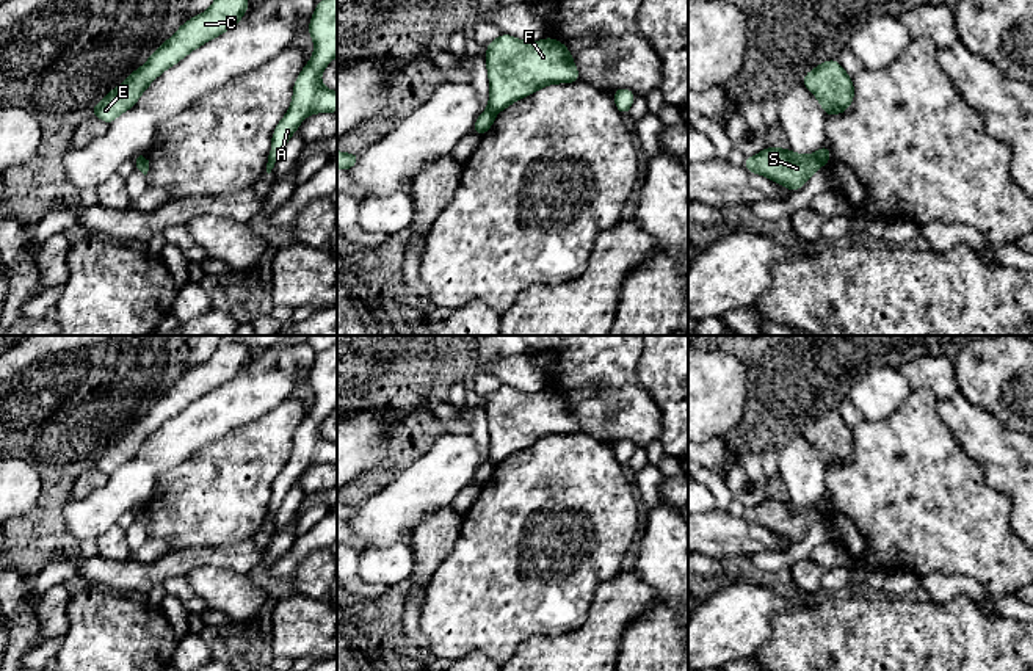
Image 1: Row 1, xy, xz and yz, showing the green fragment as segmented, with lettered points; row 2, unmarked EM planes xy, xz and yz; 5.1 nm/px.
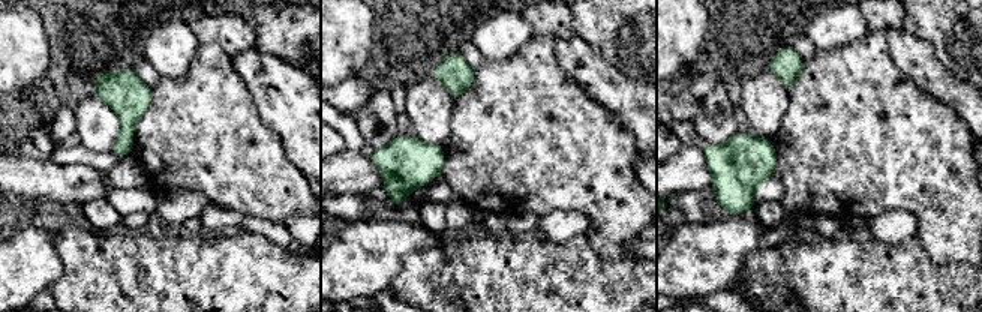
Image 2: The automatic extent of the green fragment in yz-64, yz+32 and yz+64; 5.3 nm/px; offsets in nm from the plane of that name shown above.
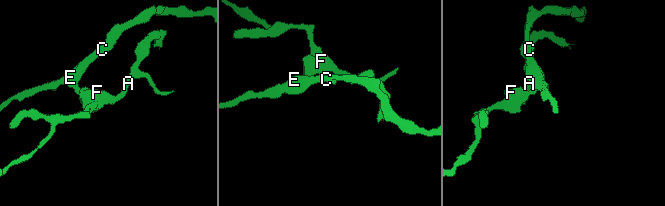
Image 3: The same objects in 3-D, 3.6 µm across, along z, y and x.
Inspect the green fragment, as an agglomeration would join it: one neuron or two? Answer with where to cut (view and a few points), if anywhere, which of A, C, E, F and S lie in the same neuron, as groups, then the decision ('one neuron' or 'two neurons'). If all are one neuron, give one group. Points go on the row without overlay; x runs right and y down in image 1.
yz (814, 507), (820, 516) | A F S / C E | two neurons

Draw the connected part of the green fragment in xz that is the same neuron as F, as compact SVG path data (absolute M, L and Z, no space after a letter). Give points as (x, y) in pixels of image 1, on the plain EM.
M502 384L488 394L484 409L491 434L488 461L492 466L545 436L580 433L569 400L550 387L525 394Z

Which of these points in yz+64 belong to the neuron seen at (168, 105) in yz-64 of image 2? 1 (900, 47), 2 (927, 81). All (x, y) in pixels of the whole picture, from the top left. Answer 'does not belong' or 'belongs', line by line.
1: does not belong
2: does not belong

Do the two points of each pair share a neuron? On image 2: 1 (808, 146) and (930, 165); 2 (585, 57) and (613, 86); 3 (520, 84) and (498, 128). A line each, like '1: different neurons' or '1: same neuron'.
1: same neuron
2: same neuron
3: same neuron

